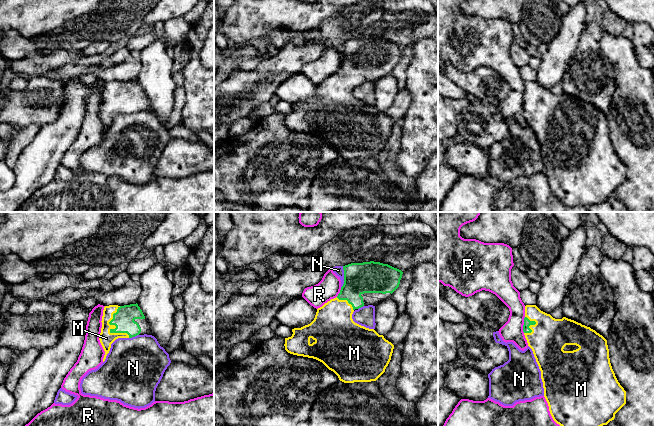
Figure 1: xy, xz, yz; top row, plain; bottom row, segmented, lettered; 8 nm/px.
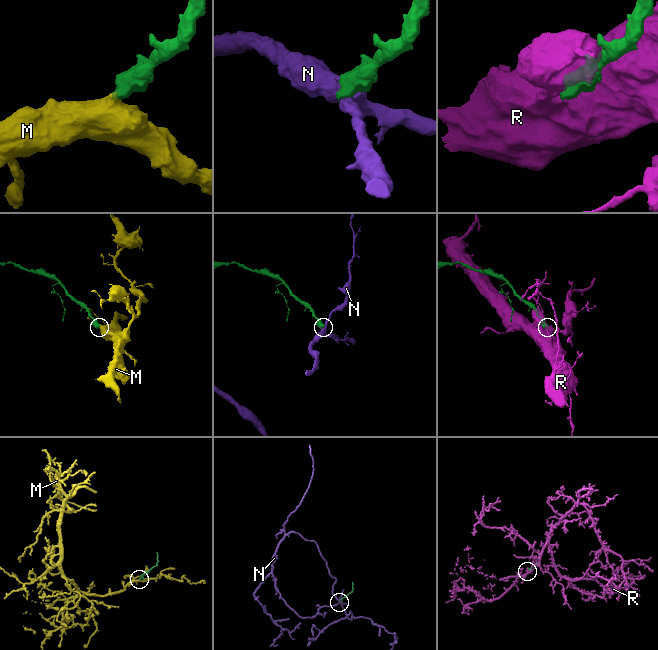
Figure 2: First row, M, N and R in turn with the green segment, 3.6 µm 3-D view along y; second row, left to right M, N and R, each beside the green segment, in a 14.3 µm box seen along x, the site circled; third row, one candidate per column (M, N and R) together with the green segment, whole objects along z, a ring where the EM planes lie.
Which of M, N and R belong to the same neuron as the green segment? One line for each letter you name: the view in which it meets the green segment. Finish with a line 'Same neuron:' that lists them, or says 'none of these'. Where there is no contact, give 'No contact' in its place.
M: Touches green in xy
Same neuron: M

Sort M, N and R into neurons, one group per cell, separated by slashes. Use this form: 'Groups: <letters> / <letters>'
Groups: M / N / R

